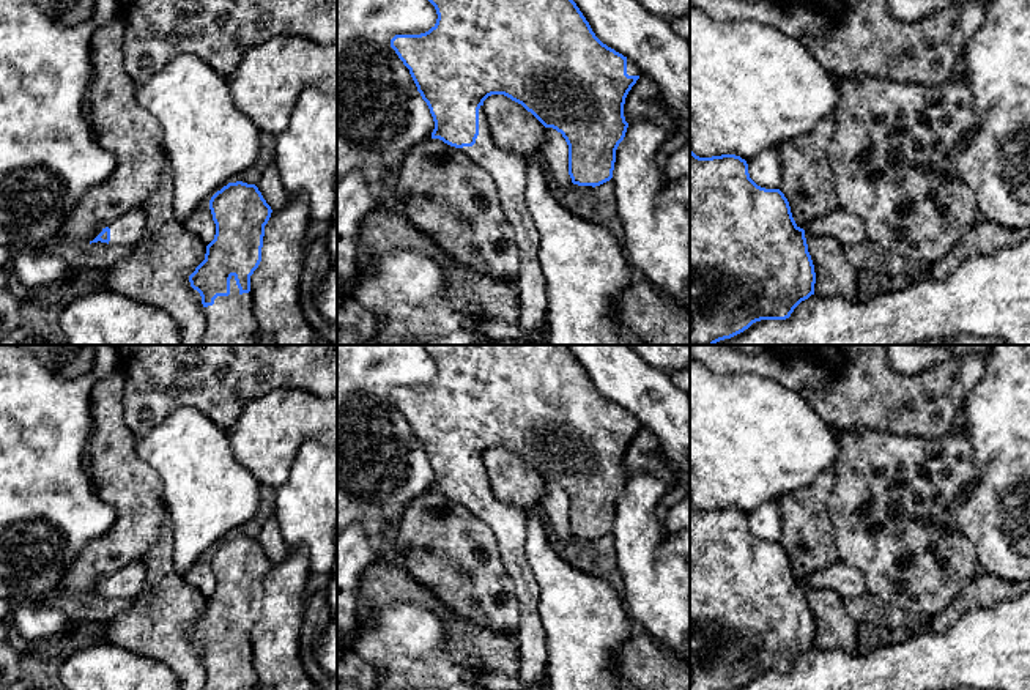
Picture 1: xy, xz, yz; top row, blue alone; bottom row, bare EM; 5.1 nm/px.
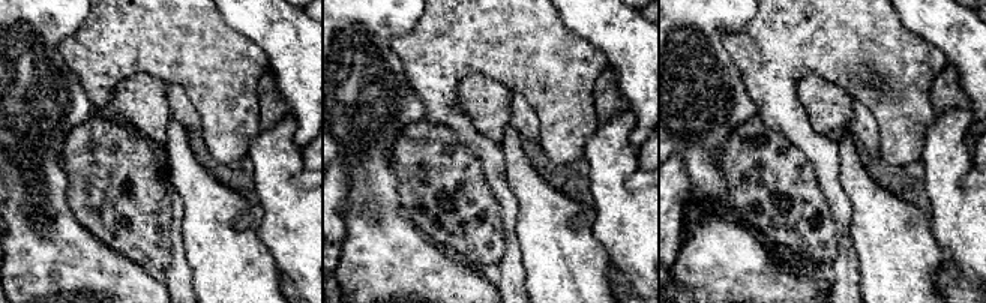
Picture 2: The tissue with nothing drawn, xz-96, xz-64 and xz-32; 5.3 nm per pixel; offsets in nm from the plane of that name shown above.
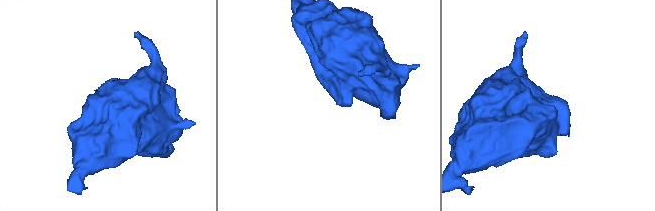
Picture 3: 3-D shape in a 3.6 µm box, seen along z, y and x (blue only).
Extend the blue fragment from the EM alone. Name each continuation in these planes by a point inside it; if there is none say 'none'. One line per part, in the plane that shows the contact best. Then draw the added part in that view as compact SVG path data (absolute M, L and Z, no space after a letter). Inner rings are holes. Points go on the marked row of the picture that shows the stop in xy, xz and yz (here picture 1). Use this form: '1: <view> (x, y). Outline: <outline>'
1: xy (230, 320). Outline: M235 276L230 279L230 295L217 296L203 312L206 331L202 345L274 345L254 318L252 291L241 295Z
2: xz (509, 170). Outline: M484 106L479 109L479 135L472 147L463 147L461 151L484 170L487 170L498 186L499 202L502 211L513 227L515 241L520 250L520 277L515 284L520 299L520 326L528 334L548 334L546 321L546 280L539 262L540 235L535 228L534 219L526 205L528 187L528 161L517 154L501 150L490 137L487 120L484 117Z

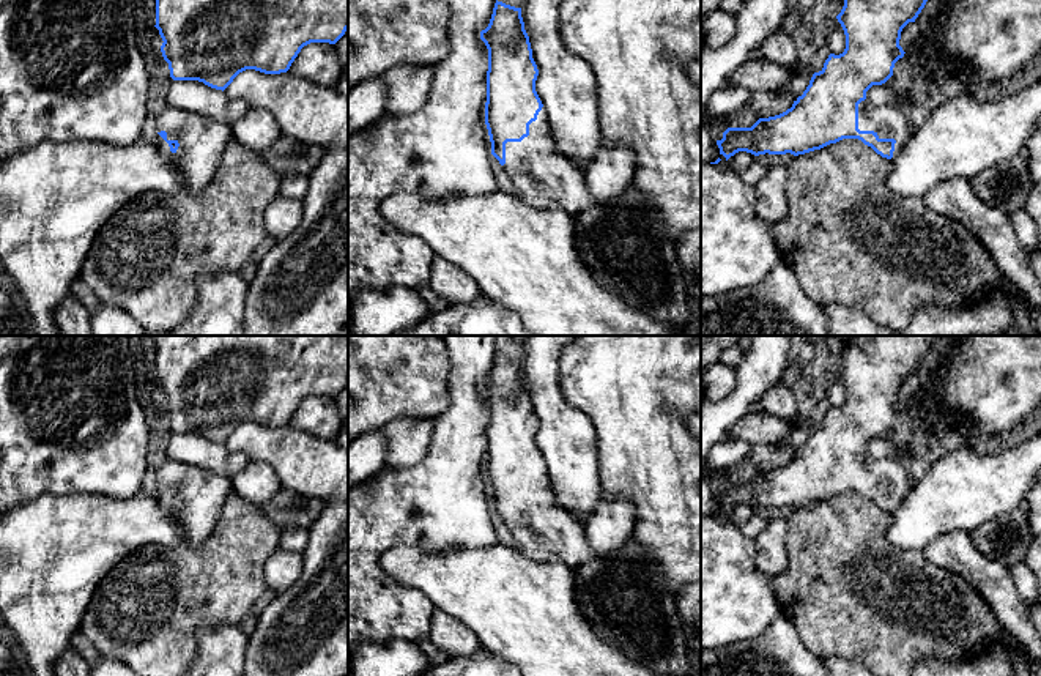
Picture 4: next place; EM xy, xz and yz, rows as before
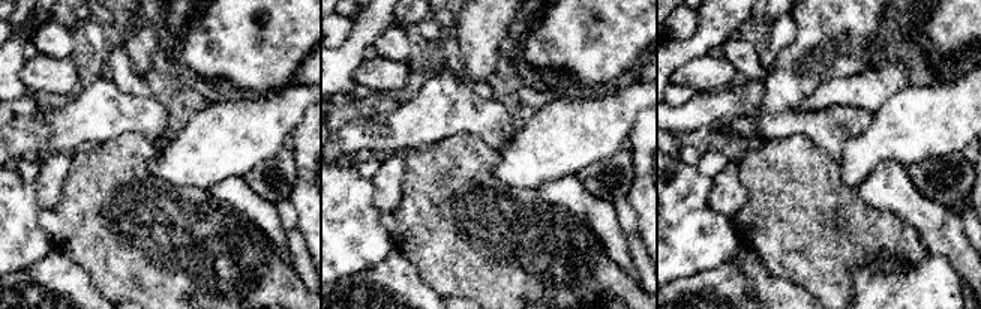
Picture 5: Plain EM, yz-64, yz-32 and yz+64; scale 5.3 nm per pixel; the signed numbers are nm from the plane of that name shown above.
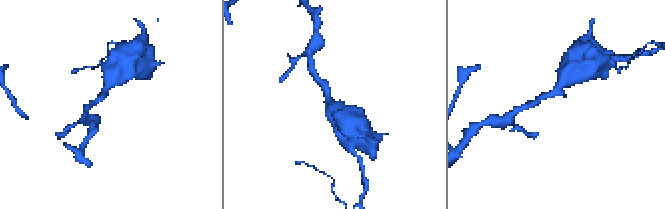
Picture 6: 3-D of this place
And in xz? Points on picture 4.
1: xz (544, 177). Outline: M545 107L521 142L506 143L506 164L520 199L532 206L558 206L575 216L594 205L584 173L554 147Z

